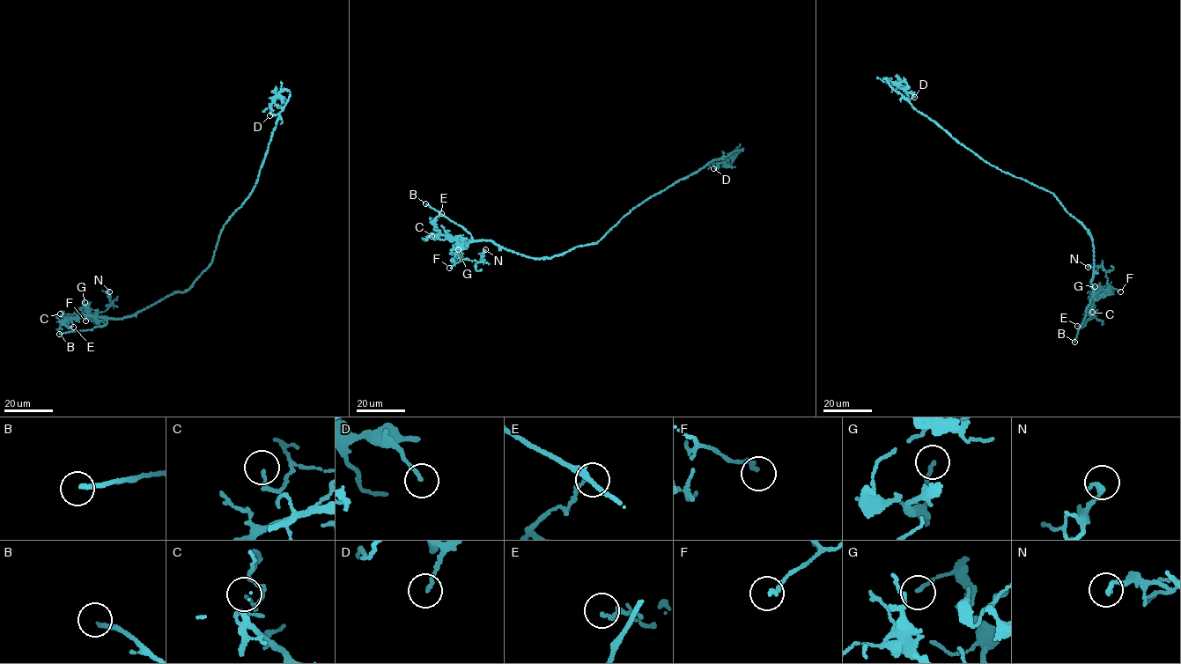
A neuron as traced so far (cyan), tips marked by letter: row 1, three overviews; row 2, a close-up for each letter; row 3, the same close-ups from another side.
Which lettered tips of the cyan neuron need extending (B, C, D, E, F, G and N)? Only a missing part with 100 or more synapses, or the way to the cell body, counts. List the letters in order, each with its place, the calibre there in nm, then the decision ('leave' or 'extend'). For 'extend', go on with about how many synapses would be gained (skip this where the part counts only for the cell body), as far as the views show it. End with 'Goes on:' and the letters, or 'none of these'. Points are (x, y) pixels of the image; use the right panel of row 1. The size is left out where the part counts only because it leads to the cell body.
B: place (1074, 342); calibre 180 nm; extend
C: place (1092, 312); calibre 170 nm; leave
D: place (914, 97); calibre 140 nm; leave
E: place (1077, 326); calibre 130 nm; leave
F: place (1120, 291); calibre 170 nm; leave
G: place (1095, 286); calibre 140 nm; leave
N: place (1088, 267); calibre 180 nm; leave
Goes on: B

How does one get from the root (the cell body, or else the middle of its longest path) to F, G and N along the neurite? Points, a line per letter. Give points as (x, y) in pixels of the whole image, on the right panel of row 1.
F: (1036, 185), (1051, 192), (1088, 232), (1094, 250), (1091, 284), (1095, 292), (1098, 295), (1110, 286), (1120, 291)
G: (1036, 185), (1051, 192), (1088, 232), (1094, 250), (1091, 284), (1098, 295), (1101, 287), (1098, 284), (1095, 286)
N: (1036, 185), (1051, 192), (1088, 232), (1094, 250), (1091, 284), (1098, 295), (1109, 286), (1104, 269), (1088, 267)

